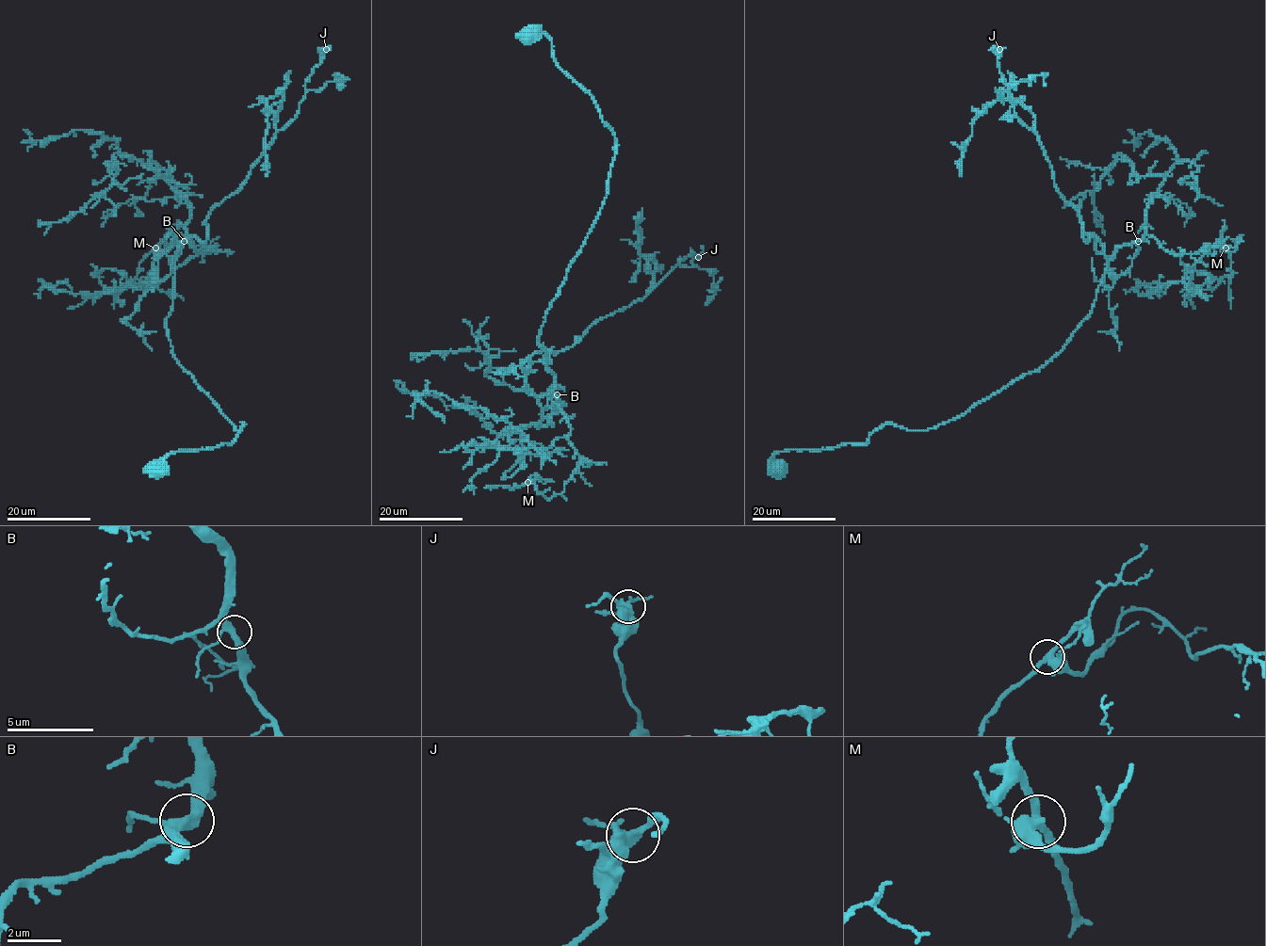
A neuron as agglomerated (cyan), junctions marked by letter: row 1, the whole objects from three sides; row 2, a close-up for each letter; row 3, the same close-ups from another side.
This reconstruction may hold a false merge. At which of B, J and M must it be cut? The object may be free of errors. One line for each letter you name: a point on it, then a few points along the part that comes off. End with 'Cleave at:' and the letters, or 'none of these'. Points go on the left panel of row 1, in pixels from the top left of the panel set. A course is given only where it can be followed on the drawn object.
M: Place: (155, 248). Course of the part to remove: (155, 247), (139, 264), (137, 278), (117, 296), (114, 309)
Cleave at: M

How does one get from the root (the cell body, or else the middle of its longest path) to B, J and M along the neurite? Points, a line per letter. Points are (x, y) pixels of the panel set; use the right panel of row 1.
B: (778, 468), (779, 452), (865, 443), (887, 423), (935, 427), (1038, 371), (1090, 313), (1114, 251), (1138, 241)
J: (778, 468), (782, 451), (957, 418), (1038, 371), (1090, 313), (1107, 259), (1015, 115), (999, 49)
M: (778, 468), (887, 423), (935, 427), (1038, 371), (1119, 247), (1241, 235), (1225, 247)

